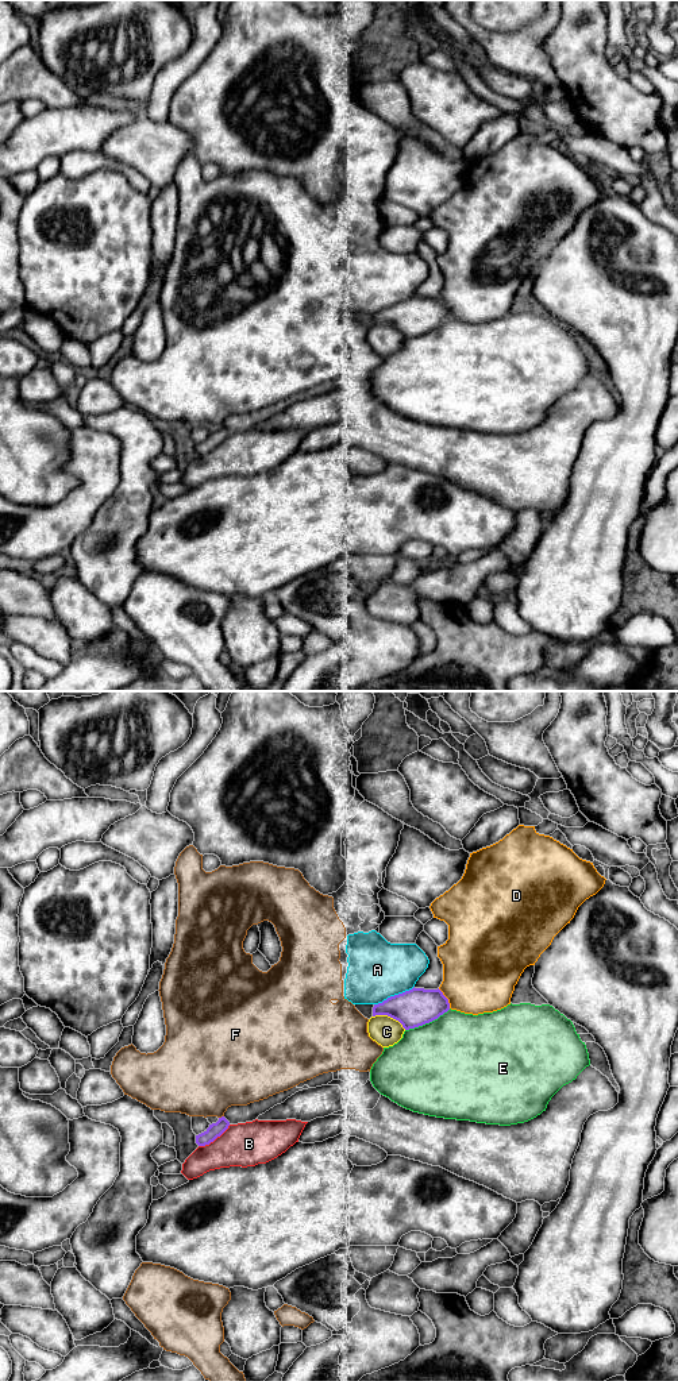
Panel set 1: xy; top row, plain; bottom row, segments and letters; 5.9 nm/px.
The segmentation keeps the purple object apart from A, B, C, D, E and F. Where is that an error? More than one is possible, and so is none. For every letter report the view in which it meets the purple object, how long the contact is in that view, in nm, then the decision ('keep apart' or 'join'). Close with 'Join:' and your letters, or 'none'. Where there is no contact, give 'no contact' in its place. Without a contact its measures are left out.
A: xy | 260 nm | keep apart
B: xy | 240 nm | join
C: xy | 220 nm | keep apart
D: xy | 140 nm | keep apart
E: xy | 300 nm | keep apart
F: xy | 40 nm | keep apart
Join: B

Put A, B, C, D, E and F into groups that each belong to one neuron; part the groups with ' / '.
A F / B / C / D E

